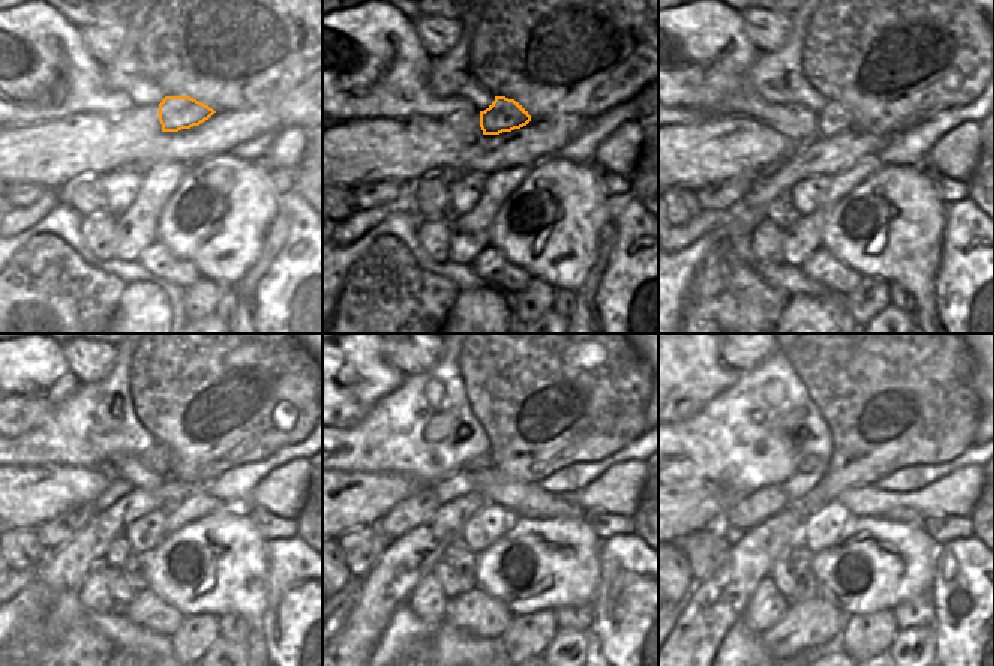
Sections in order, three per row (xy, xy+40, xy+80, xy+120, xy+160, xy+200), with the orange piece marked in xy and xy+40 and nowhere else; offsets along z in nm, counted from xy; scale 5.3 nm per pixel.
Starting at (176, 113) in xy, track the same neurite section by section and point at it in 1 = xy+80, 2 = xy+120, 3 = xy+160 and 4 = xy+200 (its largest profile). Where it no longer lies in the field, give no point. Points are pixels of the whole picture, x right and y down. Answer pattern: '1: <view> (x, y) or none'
1: xy+80 (834, 119)
2: xy+120 (158, 459)
3: xy+160 (485, 461)
4: xy+200 (811, 462)

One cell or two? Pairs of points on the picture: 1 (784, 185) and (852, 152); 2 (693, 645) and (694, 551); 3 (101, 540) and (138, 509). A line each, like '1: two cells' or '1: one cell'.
1: one cell
2: two cells
3: one cell

